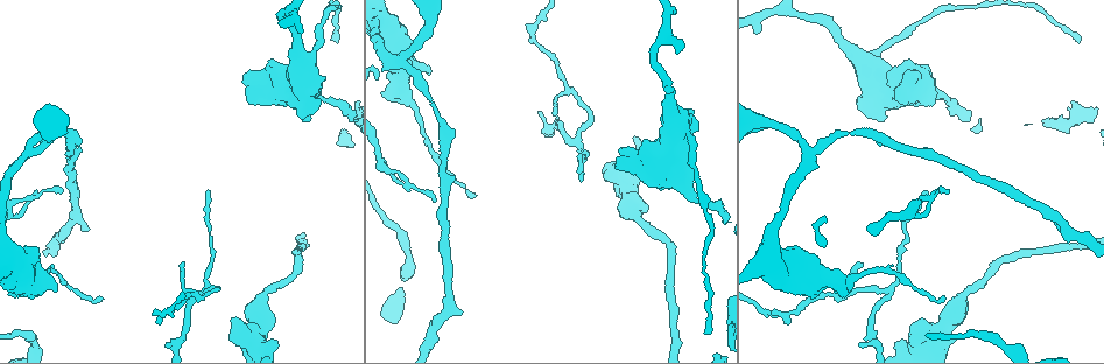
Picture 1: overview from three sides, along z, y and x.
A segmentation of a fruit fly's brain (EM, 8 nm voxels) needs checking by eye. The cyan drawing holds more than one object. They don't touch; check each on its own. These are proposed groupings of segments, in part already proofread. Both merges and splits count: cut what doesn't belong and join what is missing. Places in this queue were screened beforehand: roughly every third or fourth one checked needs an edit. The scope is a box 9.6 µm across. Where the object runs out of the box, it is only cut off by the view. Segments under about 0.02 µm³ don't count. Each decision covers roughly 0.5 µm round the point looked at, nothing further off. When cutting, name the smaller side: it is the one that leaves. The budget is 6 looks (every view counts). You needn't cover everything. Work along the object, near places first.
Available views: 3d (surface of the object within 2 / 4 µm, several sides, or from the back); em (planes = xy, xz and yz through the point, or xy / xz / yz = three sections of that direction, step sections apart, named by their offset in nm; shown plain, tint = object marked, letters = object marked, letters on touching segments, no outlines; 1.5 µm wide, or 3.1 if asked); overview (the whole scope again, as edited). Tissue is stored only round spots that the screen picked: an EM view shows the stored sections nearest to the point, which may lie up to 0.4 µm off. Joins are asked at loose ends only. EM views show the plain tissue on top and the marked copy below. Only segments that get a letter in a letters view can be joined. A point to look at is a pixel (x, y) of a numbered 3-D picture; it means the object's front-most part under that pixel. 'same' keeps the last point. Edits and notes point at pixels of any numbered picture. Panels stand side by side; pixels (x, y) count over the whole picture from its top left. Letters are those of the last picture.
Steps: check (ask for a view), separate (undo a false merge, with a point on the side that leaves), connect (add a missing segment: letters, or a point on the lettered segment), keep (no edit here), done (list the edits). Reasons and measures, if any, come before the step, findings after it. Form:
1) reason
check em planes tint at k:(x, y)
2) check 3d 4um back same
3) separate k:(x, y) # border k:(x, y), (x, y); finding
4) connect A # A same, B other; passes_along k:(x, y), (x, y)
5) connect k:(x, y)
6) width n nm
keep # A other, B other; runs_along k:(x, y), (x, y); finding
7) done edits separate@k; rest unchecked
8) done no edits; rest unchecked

tapers out
check em planes letters at 1:(434, 202)

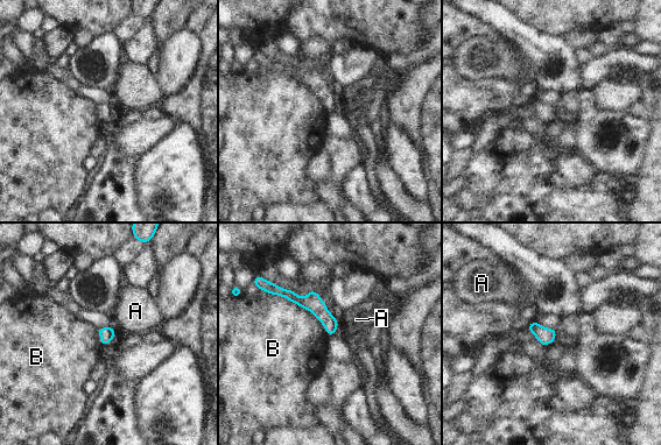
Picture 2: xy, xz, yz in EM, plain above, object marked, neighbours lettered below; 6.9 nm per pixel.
keep # A other, B other; runs_along 2:(276, 290), (309, 302), (331, 332); no lettered segment goes on from it

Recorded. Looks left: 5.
free end
check em xy step 4 tint at 1:(302, 117)

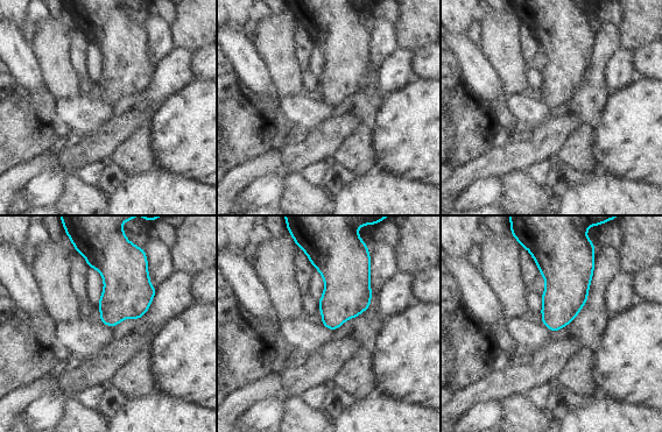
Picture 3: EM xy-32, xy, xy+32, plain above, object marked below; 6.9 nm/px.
another direction
check em planes letters same

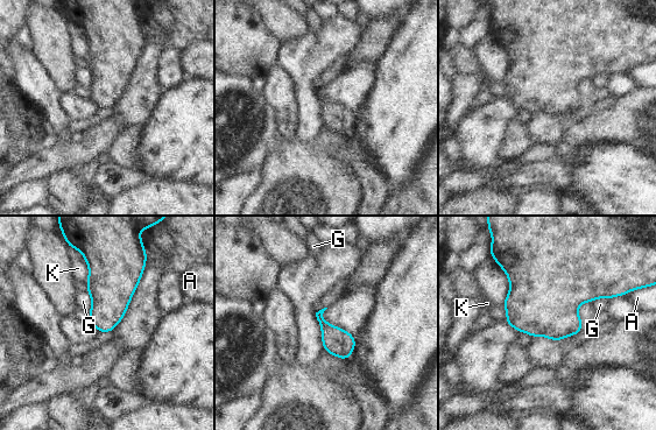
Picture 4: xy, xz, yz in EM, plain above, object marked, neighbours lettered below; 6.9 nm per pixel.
keep # A other, G other, K other; border 4:(85, 290), (91, 301), (90, 310); no lettered segment goes on from it

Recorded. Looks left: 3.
side arm on a straight run
check em planes letters at 1:(402, 75)

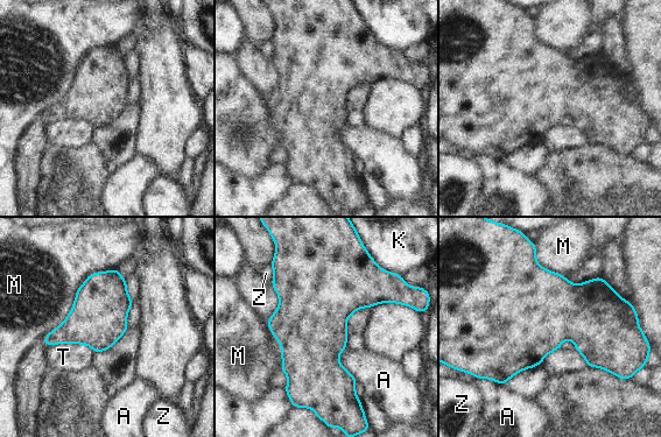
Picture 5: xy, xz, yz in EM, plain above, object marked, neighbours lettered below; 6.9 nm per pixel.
width 400 nm
keep # A other, K other, M other, T other, Z other; border 5:(115, 267), (86, 277), (42, 342); continuous, no second neuron

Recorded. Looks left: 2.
done no edits; rest unchecked

